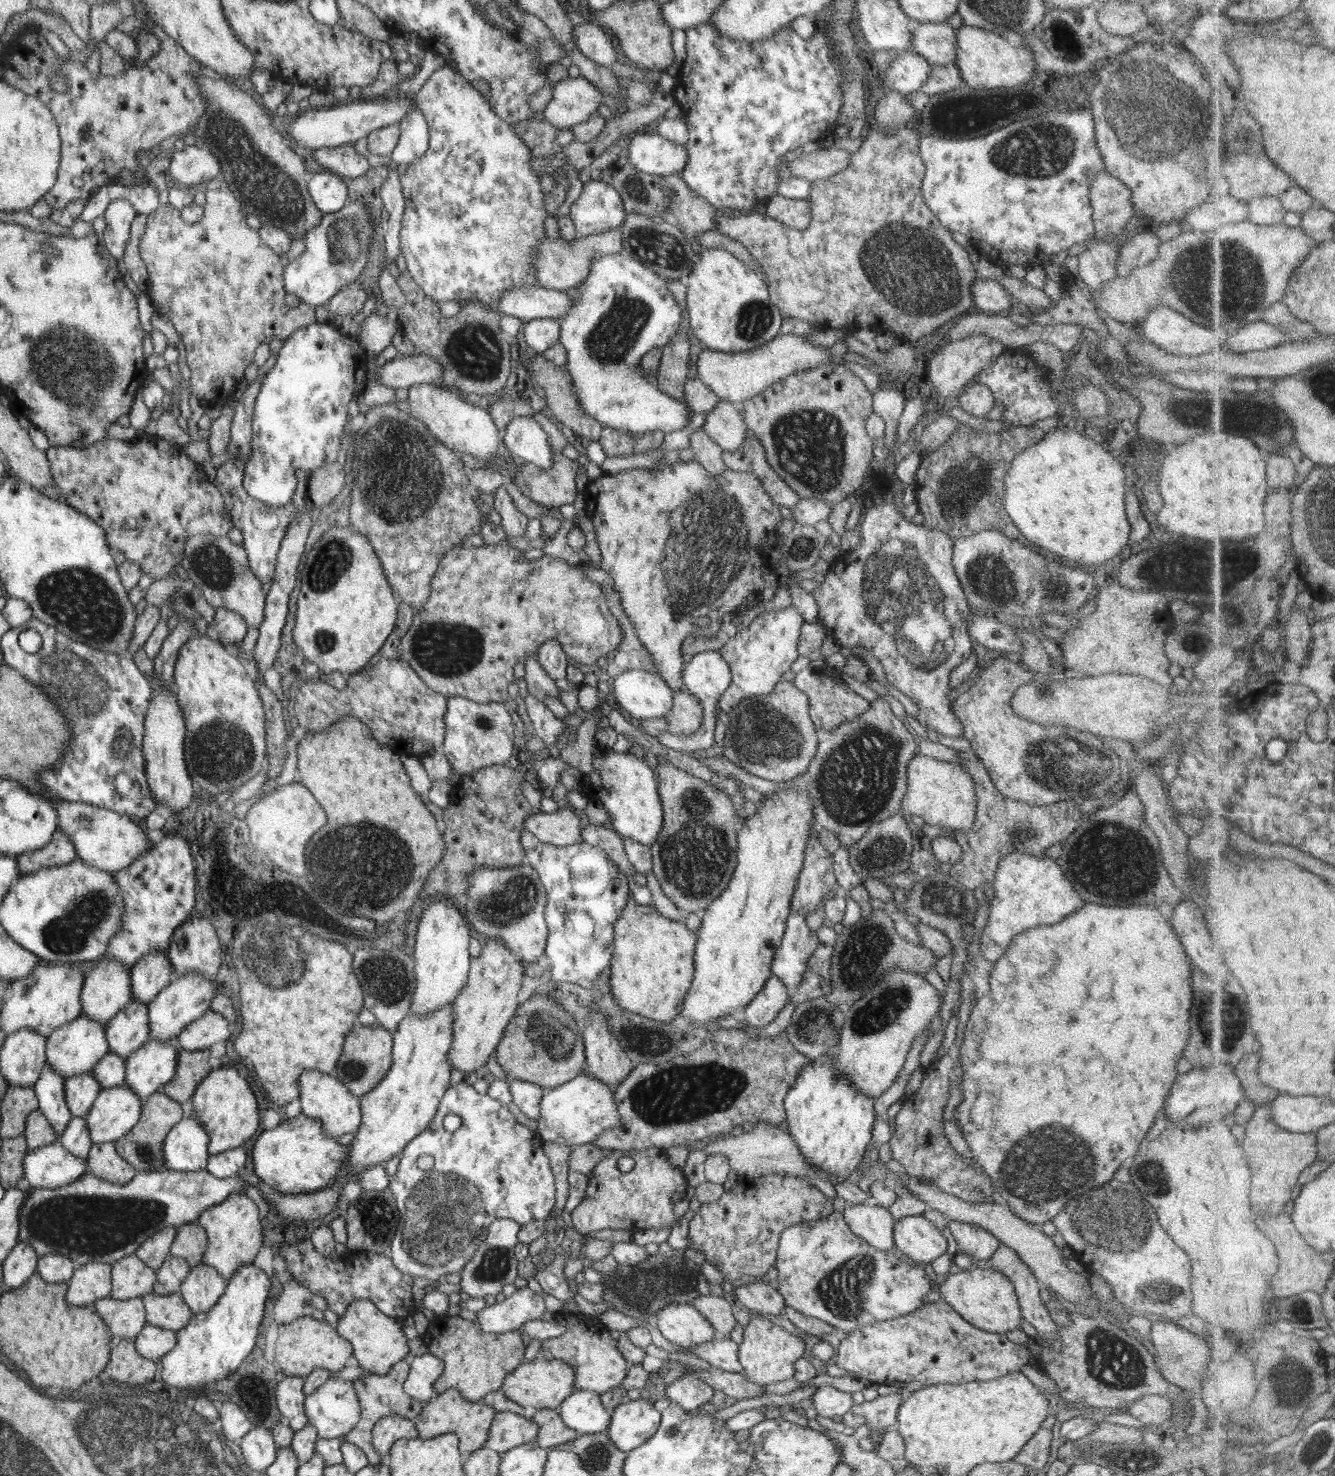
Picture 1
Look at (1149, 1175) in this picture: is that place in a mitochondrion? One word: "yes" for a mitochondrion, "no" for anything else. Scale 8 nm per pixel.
yes

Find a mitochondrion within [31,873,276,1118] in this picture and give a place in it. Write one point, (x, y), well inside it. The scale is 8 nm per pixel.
(72, 932)

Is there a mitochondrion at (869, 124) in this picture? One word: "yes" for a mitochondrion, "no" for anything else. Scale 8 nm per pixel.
no

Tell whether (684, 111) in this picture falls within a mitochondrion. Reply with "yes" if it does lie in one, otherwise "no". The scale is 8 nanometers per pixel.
no

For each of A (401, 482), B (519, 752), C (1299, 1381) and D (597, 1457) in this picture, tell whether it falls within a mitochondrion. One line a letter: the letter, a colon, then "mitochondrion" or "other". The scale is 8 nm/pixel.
A: mitochondrion
B: other
C: mitochondrion
D: mitochondrion

